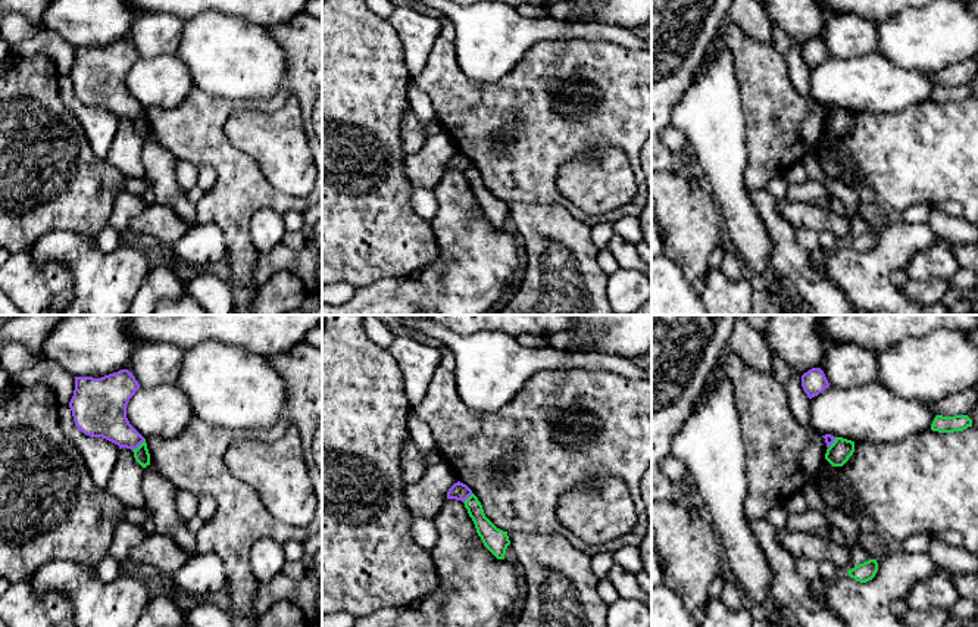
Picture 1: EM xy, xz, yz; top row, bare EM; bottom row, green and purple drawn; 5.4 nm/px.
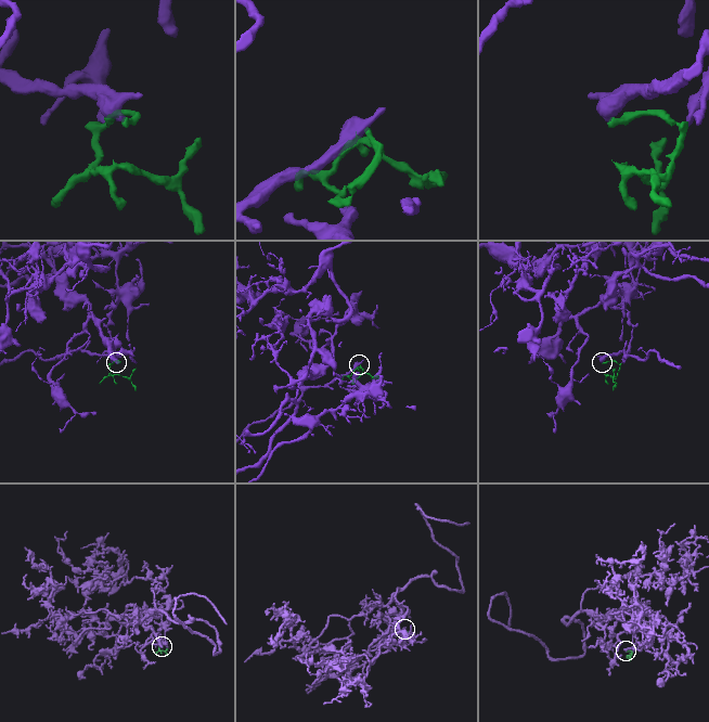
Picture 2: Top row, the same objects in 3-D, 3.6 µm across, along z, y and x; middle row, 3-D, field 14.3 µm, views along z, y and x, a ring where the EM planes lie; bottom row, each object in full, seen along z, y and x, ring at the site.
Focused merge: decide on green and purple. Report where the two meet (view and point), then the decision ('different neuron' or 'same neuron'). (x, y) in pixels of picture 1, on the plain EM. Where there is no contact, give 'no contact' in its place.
xy (140, 115) | different neuron

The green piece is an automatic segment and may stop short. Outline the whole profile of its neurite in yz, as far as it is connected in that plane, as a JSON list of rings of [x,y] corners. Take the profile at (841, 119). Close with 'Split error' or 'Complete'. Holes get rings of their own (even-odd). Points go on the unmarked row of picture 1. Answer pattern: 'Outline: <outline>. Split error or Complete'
Outline: [[[835,107],[834,113],[827,119],[825,130],[832,137],[843,137],[854,122],[854,112]]]. Complete

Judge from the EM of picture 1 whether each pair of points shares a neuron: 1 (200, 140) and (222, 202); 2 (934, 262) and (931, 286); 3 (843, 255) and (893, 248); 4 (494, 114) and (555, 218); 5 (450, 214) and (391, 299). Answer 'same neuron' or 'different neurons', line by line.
1: same neuron
2: different neurons
3: same neuron
4: different neurons
5: same neuron

